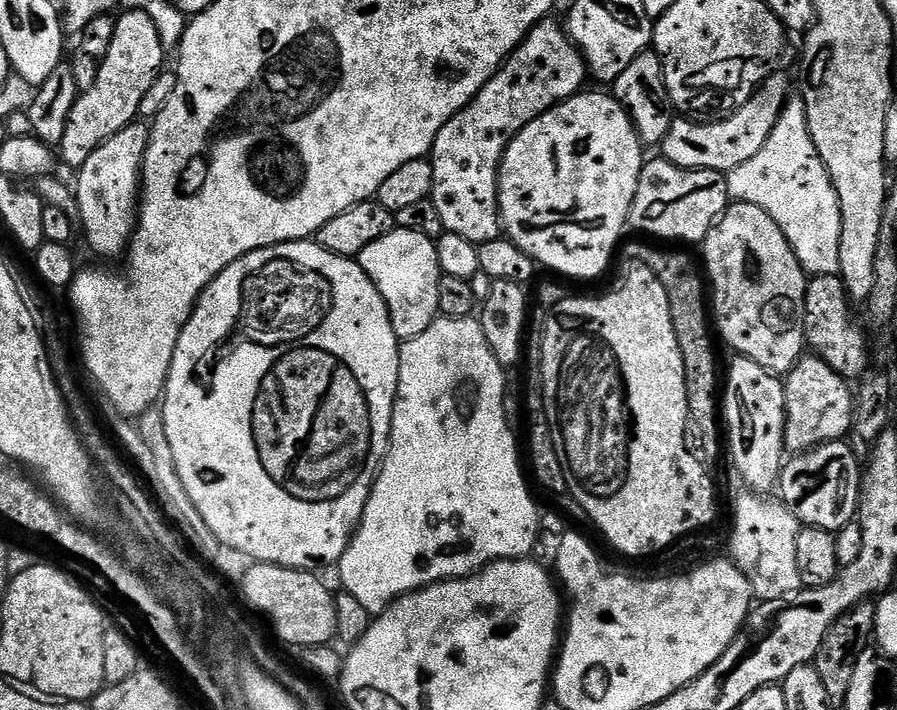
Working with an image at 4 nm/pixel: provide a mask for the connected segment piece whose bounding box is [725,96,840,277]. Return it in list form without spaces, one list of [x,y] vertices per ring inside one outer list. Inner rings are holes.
[[[789,97],[766,145],[749,161],[732,168],[725,175],[725,180],[731,201],[758,206],[758,210],[766,210],[766,214],[778,222],[778,230],[786,234],[786,242],[790,242],[798,262],[809,277],[837,275],[839,200],[825,163],[810,138],[801,97]]]

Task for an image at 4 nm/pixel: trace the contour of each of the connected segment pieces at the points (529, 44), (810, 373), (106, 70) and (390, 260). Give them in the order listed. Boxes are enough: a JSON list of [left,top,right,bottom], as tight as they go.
[[430,18,589,246],[783,354,853,454],[58,8,166,170],[358,227,442,342]]

